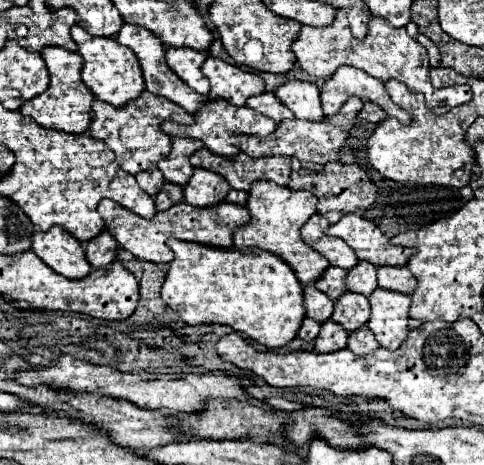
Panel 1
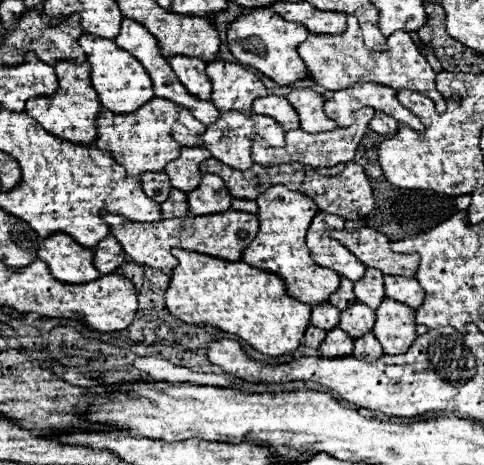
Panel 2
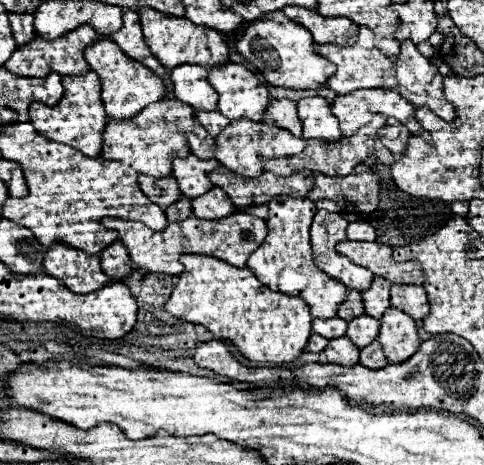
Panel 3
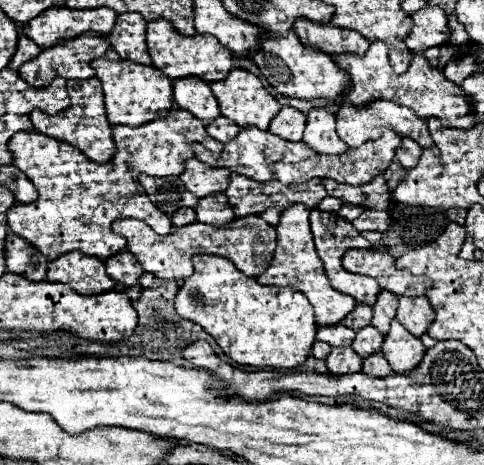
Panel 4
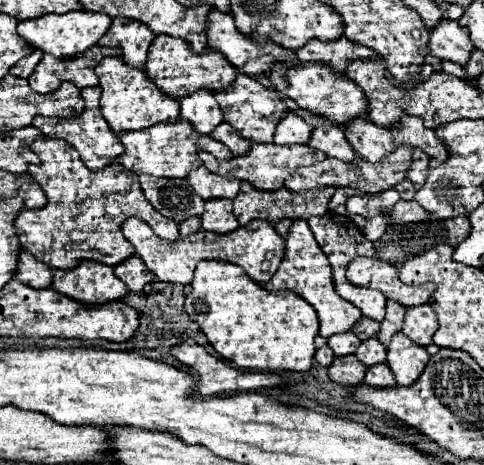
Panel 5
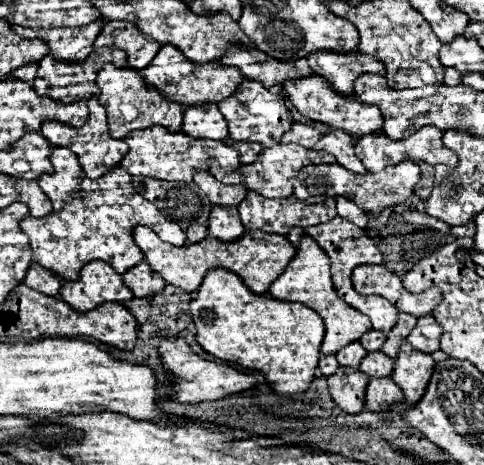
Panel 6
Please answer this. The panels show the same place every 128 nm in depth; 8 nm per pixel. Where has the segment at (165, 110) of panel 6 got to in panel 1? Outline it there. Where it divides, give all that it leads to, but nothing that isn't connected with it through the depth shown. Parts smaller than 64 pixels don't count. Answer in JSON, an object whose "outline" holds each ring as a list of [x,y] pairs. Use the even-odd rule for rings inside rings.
{"outline":[[[72,26],[72,40],[78,44],[78,54],[84,58],[82,80],[92,90],[96,100],[108,102],[112,106],[124,106],[126,102],[140,96],[144,90],[144,78],[138,58],[132,54],[132,50],[124,48],[114,38],[92,36],[80,26]]]}

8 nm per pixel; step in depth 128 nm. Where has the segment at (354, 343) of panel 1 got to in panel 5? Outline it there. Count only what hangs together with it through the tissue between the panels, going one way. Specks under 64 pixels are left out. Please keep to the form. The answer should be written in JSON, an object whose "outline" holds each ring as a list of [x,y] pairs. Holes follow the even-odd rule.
{"outline":[[[374,364],[372,368],[368,368],[364,384],[376,386],[376,388],[386,388],[386,386],[396,386],[394,374],[388,368],[388,364]]]}

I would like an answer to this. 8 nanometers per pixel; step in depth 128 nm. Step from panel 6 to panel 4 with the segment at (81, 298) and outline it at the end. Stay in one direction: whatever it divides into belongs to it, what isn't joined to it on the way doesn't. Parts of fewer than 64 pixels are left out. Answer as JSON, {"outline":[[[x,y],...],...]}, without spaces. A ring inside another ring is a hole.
{"outline":[[[68,252],[48,264],[48,280],[64,282],[78,294],[100,294],[116,286],[106,274],[104,262],[82,252]]]}

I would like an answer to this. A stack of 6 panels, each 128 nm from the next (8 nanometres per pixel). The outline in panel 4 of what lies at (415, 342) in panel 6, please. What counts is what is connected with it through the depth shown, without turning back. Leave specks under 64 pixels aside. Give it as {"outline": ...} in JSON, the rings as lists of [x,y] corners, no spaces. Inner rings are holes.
{"outline":[[[400,296],[400,306],[396,318],[402,326],[414,336],[422,336],[428,330],[428,324],[434,320],[434,308],[426,296]]]}

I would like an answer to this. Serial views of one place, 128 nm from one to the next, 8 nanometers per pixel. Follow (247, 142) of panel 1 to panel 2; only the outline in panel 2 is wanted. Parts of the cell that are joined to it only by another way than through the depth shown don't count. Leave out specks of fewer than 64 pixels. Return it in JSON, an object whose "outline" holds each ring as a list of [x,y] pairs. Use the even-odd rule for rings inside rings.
{"outline":[[[362,108],[360,112],[354,112],[356,122],[352,122],[348,128],[336,128],[332,132],[304,132],[302,128],[298,130],[288,130],[286,132],[286,146],[284,148],[264,148],[260,144],[252,146],[252,160],[258,164],[282,164],[282,162],[300,162],[300,164],[308,164],[308,166],[336,166],[336,164],[344,164],[350,162],[356,154],[356,148],[360,144],[360,138],[366,134],[368,130],[368,122],[374,116],[372,108]]]}

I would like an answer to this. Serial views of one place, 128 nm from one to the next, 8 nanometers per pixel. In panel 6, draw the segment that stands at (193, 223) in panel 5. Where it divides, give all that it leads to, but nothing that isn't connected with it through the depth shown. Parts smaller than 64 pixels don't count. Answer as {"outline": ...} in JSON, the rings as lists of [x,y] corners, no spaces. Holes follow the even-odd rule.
{"outline":[[[192,224],[192,226],[186,230],[186,234],[188,234],[188,242],[192,244],[192,242],[198,242],[198,240],[204,240],[204,238],[208,236],[208,230],[206,230],[206,226]]]}

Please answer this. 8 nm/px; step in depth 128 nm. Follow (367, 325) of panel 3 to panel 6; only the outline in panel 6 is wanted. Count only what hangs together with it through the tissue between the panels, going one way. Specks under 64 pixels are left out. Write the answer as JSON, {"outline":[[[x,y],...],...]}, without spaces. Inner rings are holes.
{"outline":[[[368,352],[364,356],[364,362],[360,362],[360,370],[368,376],[390,376],[392,366],[394,360],[390,356],[384,356],[384,352]]]}

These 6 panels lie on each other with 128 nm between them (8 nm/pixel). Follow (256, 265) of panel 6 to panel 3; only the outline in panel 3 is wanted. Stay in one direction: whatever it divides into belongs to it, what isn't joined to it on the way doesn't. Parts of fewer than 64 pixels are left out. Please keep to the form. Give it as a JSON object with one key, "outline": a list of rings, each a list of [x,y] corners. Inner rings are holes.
{"outline":[[[234,212],[224,220],[200,220],[190,216],[182,222],[168,224],[160,232],[152,232],[144,222],[128,222],[120,218],[104,218],[102,224],[118,232],[122,244],[128,248],[130,258],[148,272],[164,272],[164,274],[180,274],[184,266],[180,264],[180,254],[208,254],[220,258],[232,266],[246,266],[248,256],[264,242],[266,238],[266,222],[246,212]]]}

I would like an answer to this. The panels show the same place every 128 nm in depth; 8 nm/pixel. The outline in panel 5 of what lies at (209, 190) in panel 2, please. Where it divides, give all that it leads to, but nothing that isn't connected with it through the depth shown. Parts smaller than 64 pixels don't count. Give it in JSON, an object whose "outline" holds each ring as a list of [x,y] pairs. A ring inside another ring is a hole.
{"outline":[[[206,200],[202,218],[202,230],[210,230],[216,234],[228,234],[236,230],[238,220],[232,214],[232,200]]]}

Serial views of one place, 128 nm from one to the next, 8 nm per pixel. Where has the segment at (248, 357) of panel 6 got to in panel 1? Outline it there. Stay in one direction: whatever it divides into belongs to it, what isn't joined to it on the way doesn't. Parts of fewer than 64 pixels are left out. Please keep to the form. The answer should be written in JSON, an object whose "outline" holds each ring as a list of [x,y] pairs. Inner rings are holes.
{"outline":[[[168,238],[166,244],[174,252],[174,260],[170,262],[162,284],[162,298],[186,324],[228,324],[268,348],[282,348],[298,334],[300,322],[306,316],[302,304],[302,284],[284,258],[260,248],[240,252],[236,248],[216,248],[176,238]]]}

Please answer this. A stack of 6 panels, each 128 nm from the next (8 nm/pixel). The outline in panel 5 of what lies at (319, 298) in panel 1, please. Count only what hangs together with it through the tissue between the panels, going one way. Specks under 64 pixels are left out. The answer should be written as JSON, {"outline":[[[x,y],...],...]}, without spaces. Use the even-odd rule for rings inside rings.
{"outline":[[[344,332],[344,334],[336,334],[328,338],[328,346],[334,350],[336,356],[354,354],[358,344],[360,344],[360,338],[354,332]]]}

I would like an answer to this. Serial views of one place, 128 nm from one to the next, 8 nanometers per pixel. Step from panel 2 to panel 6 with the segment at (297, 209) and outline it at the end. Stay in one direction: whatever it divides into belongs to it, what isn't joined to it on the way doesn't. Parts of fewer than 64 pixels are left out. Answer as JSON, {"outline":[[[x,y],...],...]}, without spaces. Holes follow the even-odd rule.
{"outline":[[[308,234],[302,236],[296,256],[292,258],[292,262],[288,262],[288,268],[278,276],[278,280],[272,282],[268,294],[278,300],[302,302],[320,314],[320,318],[324,320],[324,326],[326,326],[326,334],[322,340],[324,354],[336,354],[340,348],[358,340],[366,330],[372,328],[370,320],[362,312],[356,312],[352,306],[344,304],[344,300],[340,300],[340,296],[336,296],[334,284],[330,280],[330,260],[326,256],[326,252],[316,244],[316,240],[312,240],[312,236],[308,236]]]}

